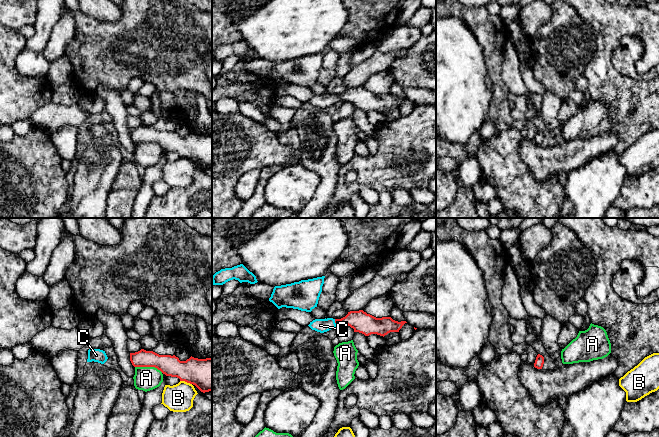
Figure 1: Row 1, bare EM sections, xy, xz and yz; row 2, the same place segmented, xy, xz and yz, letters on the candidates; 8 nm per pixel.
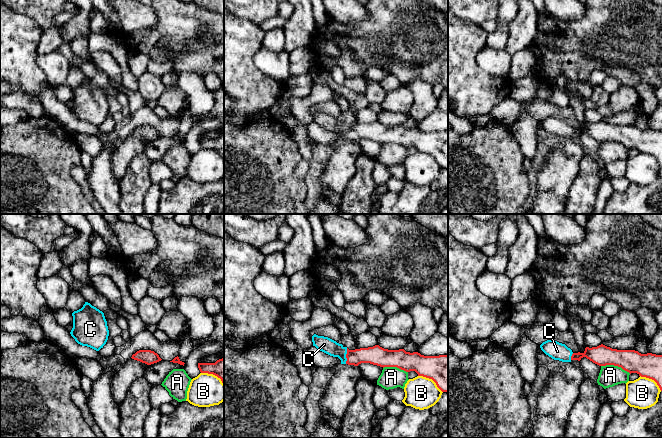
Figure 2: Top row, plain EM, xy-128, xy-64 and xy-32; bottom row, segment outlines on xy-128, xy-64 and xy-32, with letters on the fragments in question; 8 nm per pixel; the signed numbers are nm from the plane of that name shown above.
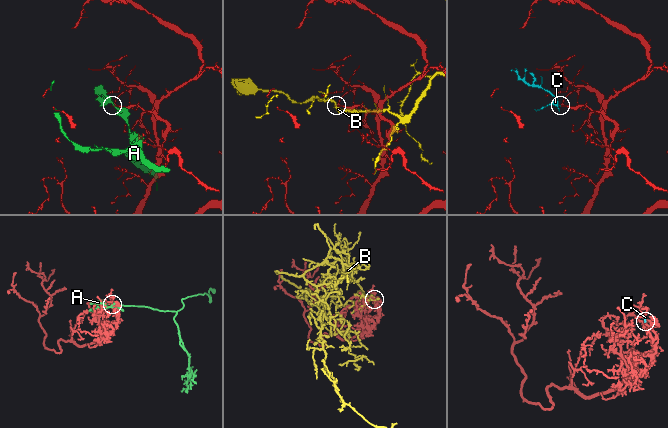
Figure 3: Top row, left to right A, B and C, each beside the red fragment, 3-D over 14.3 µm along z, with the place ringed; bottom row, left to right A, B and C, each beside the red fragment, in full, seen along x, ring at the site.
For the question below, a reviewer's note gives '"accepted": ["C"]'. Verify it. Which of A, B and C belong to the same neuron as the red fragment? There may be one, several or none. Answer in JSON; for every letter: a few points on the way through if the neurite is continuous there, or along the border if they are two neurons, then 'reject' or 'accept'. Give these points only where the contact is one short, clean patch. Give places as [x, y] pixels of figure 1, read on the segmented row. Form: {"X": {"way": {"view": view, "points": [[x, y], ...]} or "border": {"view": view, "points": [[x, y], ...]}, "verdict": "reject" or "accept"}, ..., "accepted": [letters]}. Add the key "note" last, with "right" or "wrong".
{"A": {"border": {"view": "xy", "points": [[135, 366], [154, 366], [162, 372]]}, "verdict": "reject"}, "B": {"border": {"view": "xy", "points": [[180, 380], [191, 384]]}, "verdict": "reject"}, "C": {"way": {"view": "xz", "points": [[360, 321], [335, 322], [320, 325]]}, "verdict": "accept"}, "accepted": ["C"], "note": "right"}

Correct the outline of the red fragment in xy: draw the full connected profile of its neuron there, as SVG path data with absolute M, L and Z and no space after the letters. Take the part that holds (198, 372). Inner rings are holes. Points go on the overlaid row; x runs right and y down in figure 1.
M141 349L130 353L130 361L134 367L155 367L166 376L195 385L203 393L212 391L212 358L191 356L186 361L180 361L175 355L159 355Z

